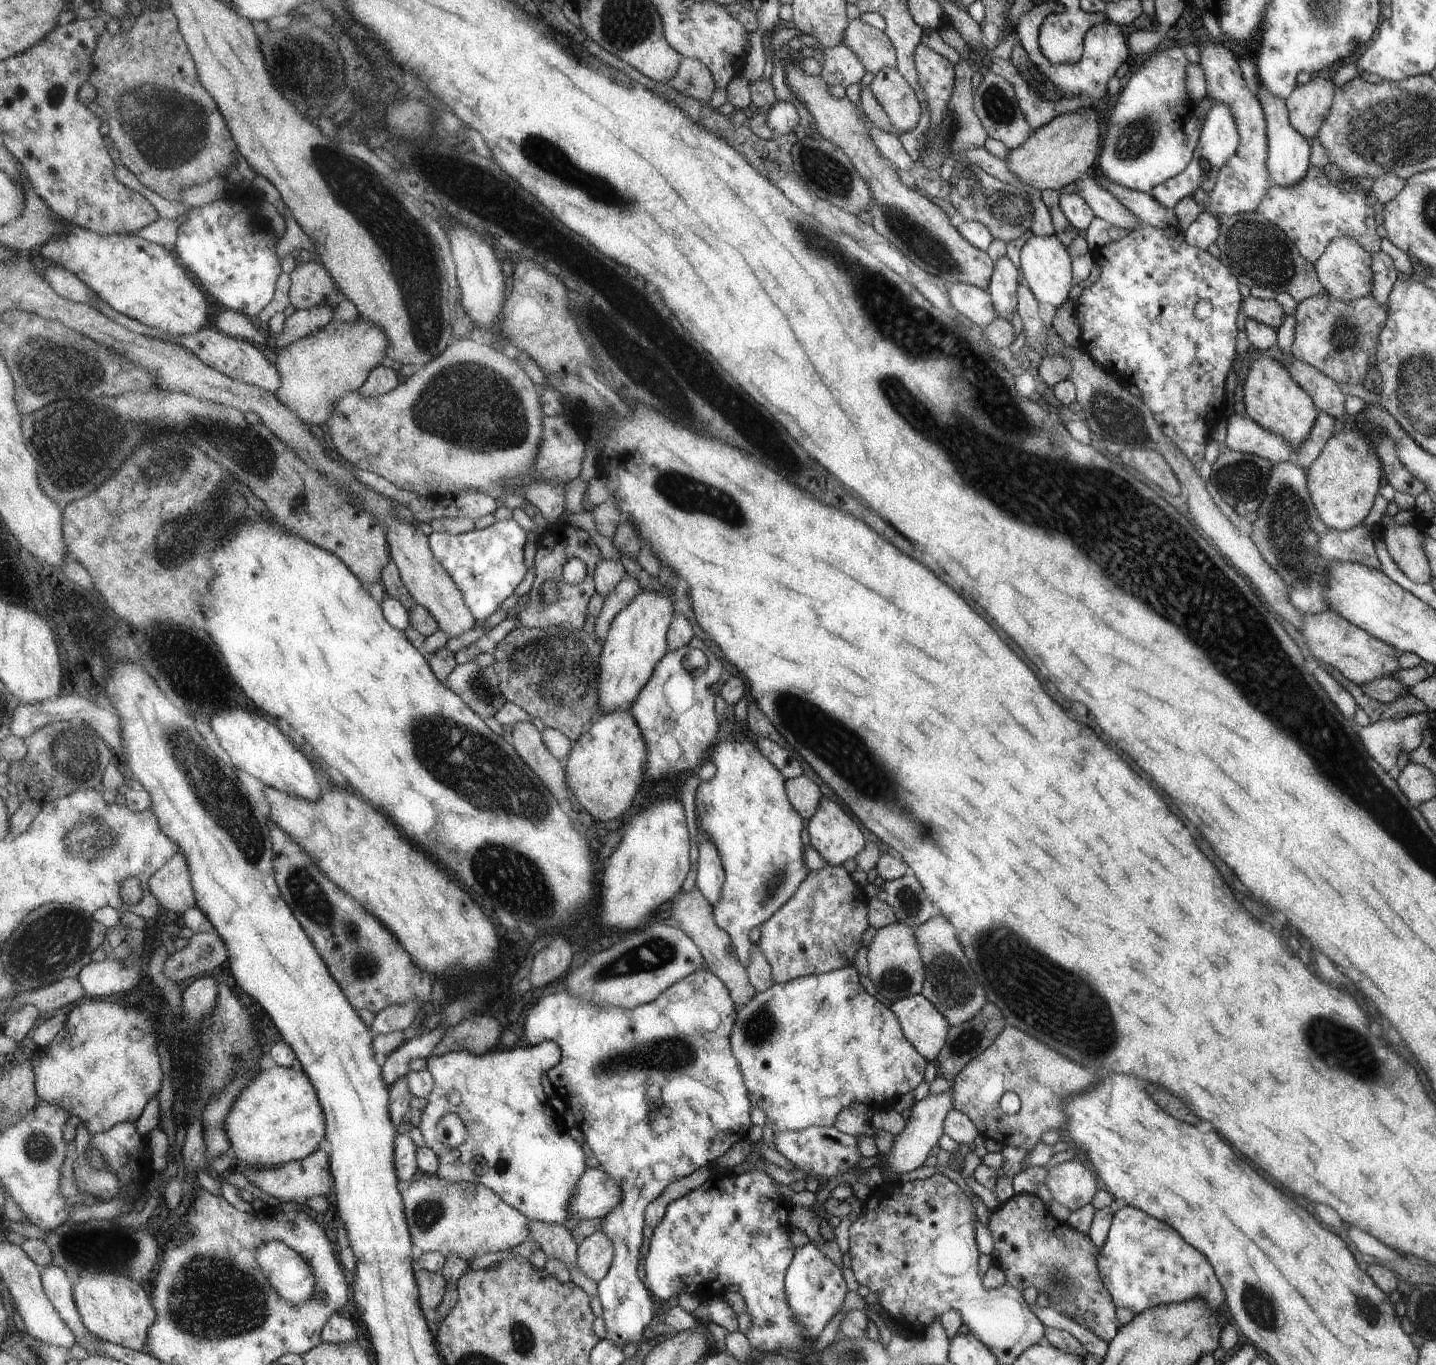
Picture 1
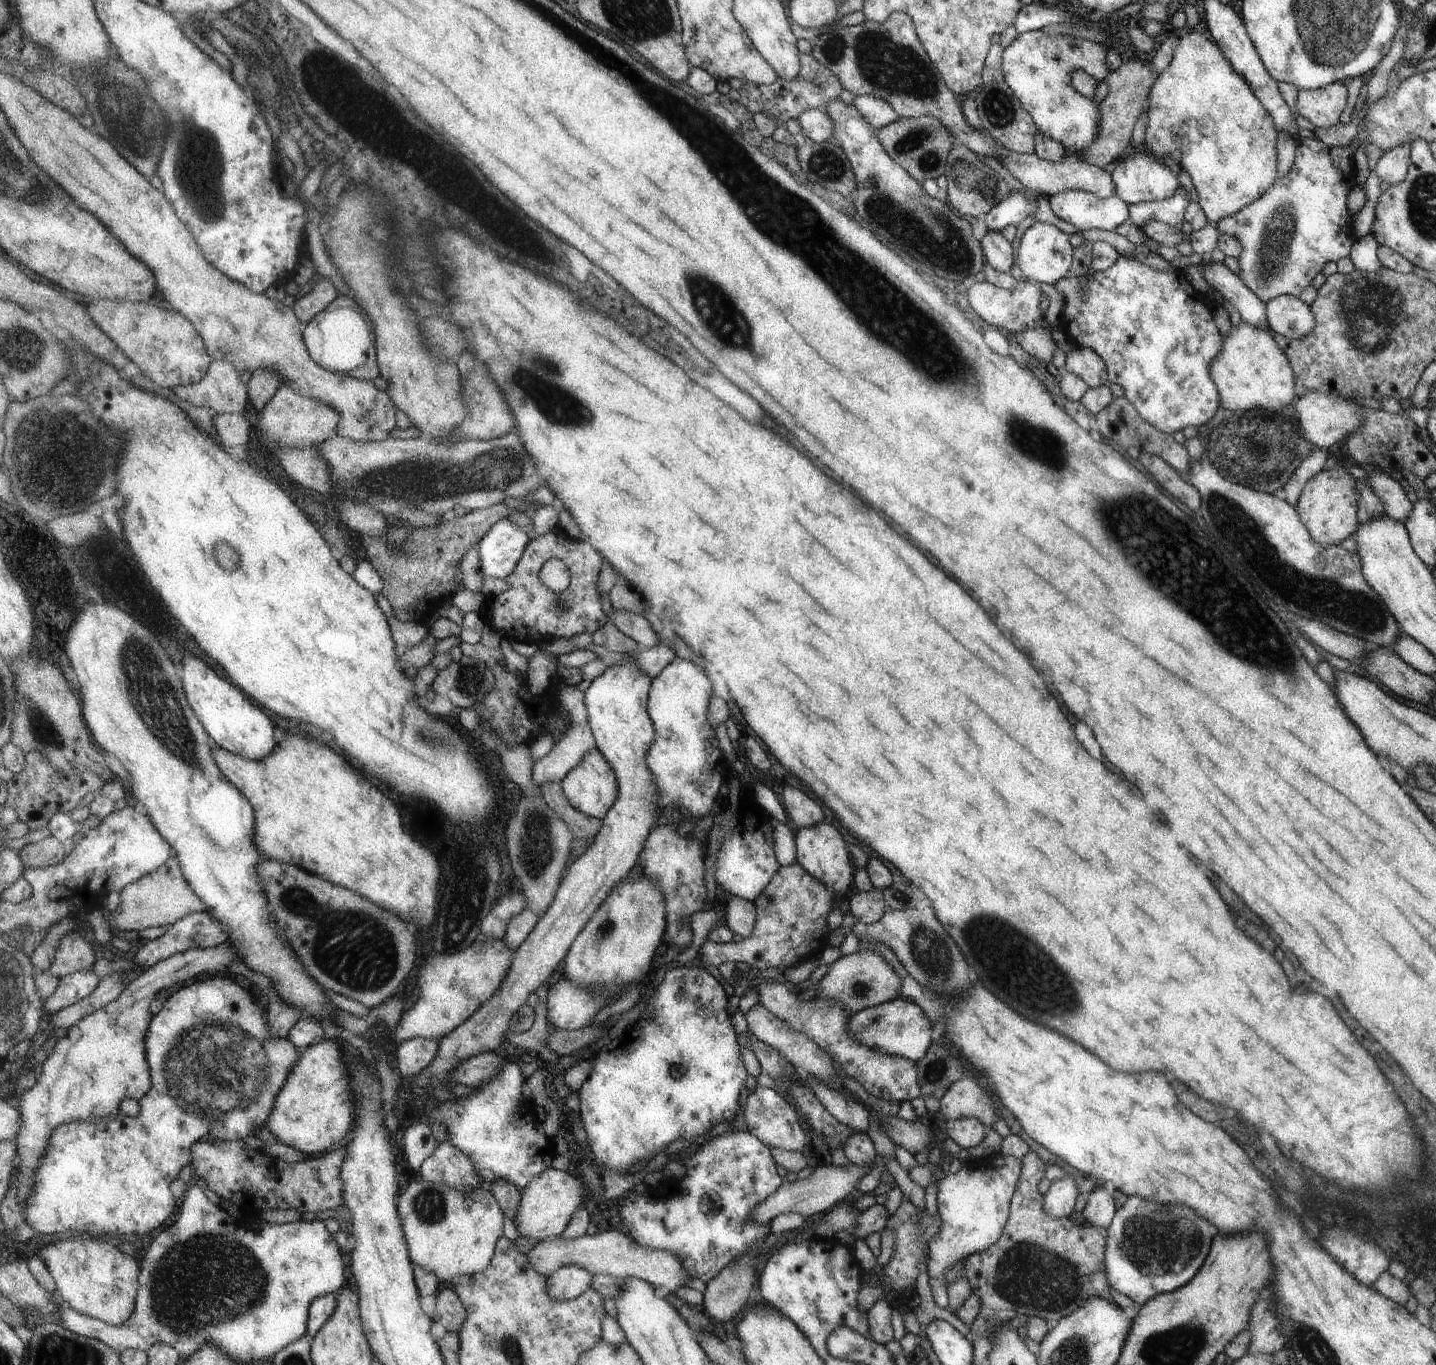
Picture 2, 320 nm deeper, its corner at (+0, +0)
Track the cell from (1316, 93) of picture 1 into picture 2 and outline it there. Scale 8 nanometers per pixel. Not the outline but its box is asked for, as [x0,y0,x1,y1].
[1295,82,1345,128]

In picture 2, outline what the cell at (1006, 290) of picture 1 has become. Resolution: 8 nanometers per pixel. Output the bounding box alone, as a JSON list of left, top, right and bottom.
[980,230,1013,272]

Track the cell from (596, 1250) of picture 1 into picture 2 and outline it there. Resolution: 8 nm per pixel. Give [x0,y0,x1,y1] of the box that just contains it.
[549,1266,595,1302]

